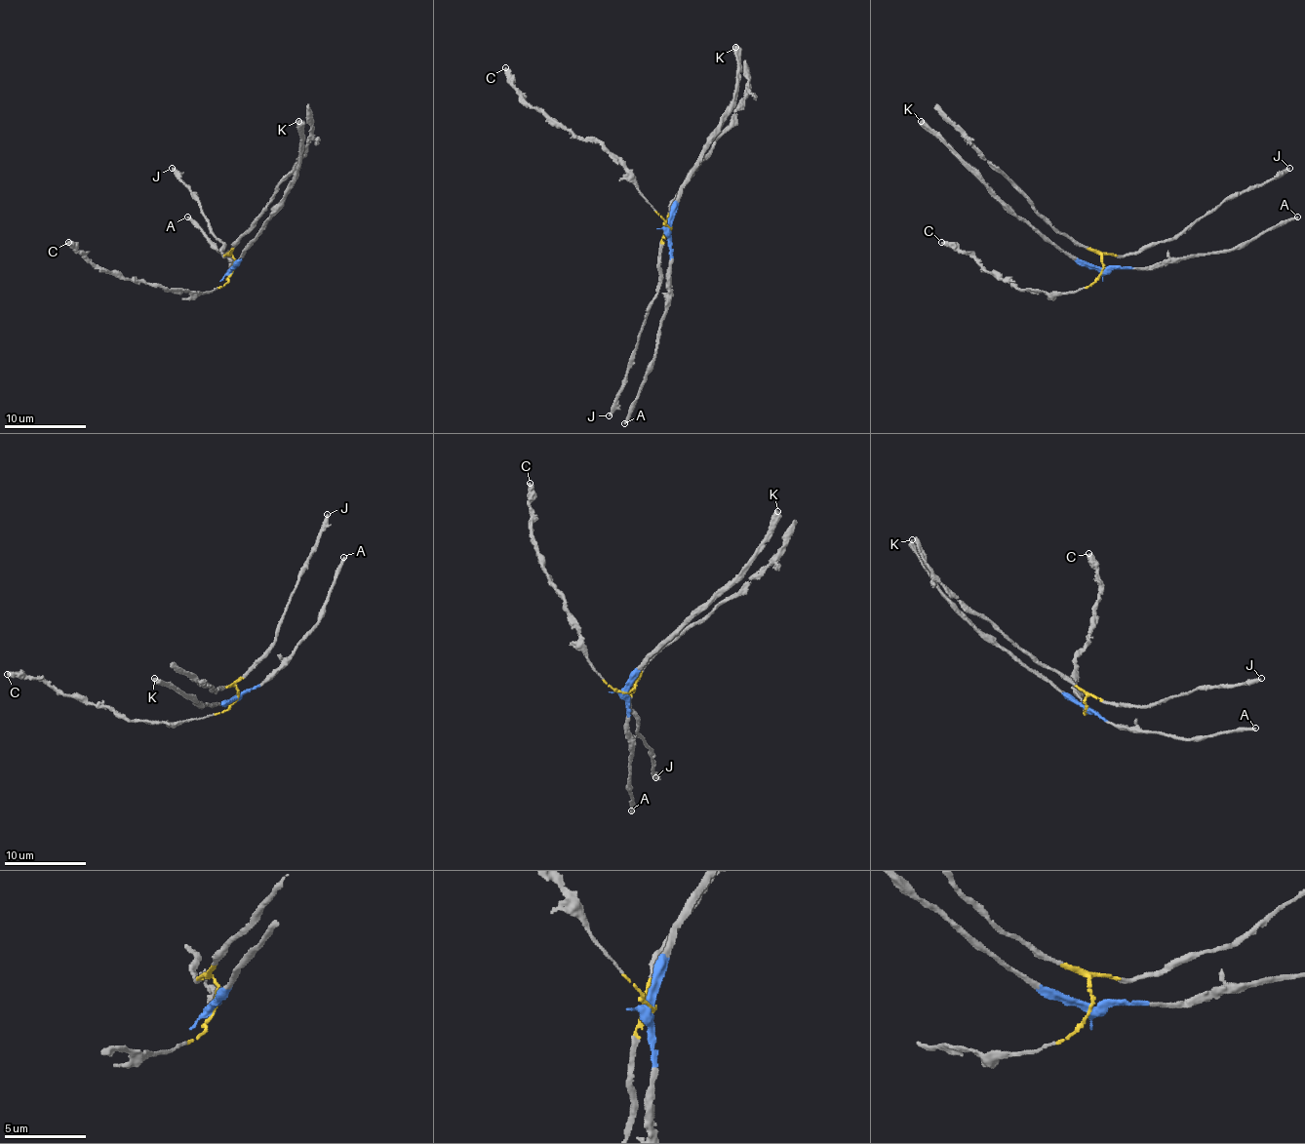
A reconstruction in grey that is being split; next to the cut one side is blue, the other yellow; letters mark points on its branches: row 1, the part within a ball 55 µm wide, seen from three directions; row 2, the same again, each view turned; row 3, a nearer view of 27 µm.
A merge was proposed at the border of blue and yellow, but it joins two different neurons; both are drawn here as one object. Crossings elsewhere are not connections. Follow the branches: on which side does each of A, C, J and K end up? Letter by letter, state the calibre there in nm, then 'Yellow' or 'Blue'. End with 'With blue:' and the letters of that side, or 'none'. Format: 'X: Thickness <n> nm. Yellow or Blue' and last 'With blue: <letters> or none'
A: Thickness 280 nm. Blue
C: Thickness 480 nm. Yellow
J: Thickness 340 nm. Yellow
K: Thickness 550 nm. Blue
With blue: A, K

